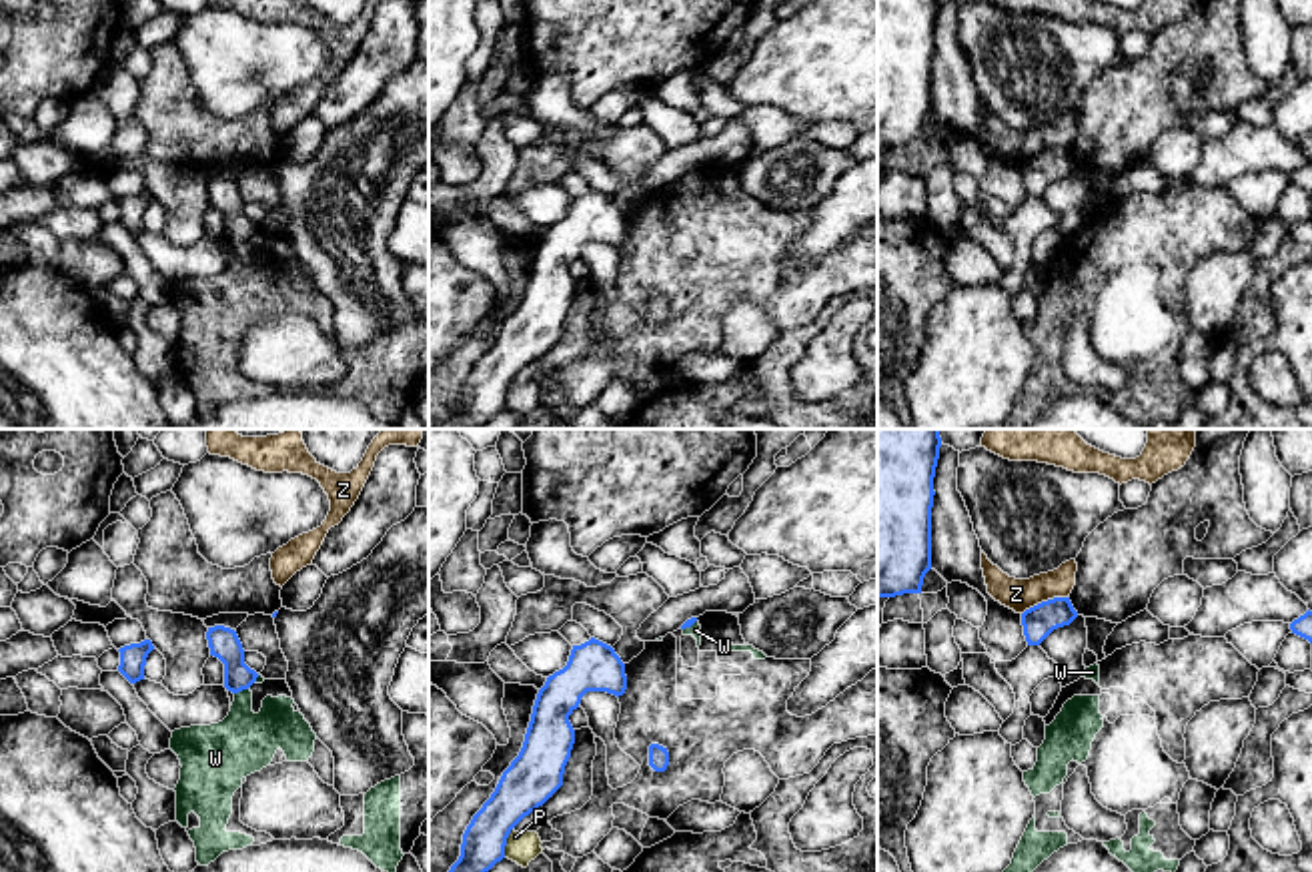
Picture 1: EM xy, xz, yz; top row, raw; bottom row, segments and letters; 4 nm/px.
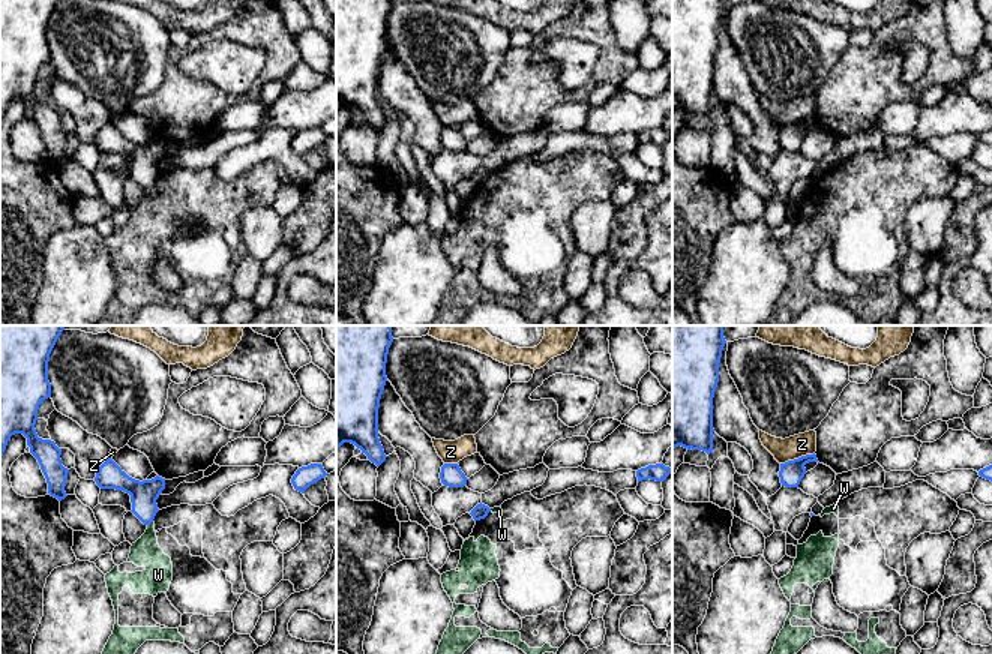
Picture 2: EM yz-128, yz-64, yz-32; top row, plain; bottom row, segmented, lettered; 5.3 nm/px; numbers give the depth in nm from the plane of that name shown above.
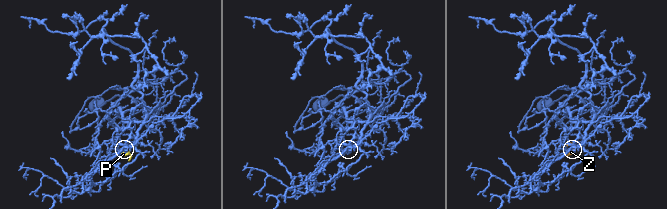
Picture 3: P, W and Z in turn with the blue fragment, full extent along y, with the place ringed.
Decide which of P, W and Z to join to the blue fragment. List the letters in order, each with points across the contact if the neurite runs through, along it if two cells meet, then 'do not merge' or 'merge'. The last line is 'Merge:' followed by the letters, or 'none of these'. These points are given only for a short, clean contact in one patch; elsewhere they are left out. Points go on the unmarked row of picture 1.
P: do not merge
W: border xy (247, 239), (235, 245); do not merge
Z: do not merge
Merge: none of these

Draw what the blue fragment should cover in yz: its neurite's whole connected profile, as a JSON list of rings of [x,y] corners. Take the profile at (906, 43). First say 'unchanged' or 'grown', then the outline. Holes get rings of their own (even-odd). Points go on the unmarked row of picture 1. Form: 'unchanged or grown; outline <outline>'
unchanged; outline [[[877,0],[877,148],[921,144],[939,0]]]

